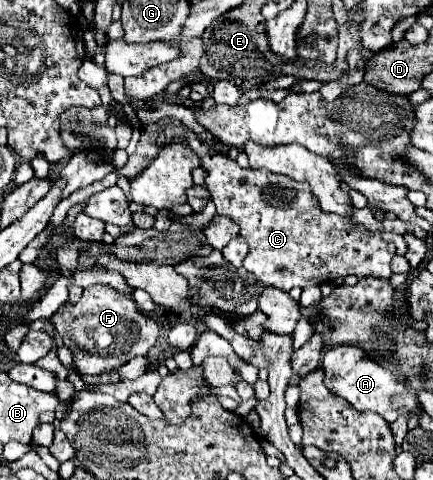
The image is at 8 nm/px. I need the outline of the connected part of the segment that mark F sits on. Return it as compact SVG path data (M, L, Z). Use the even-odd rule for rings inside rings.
M103 285L85 287L81 299L75 305L63 305L51 321L63 337L65 347L75 355L75 369L83 375L97 375L123 365L129 359L147 355L159 337L159 325L155 319L141 313L129 295Z

